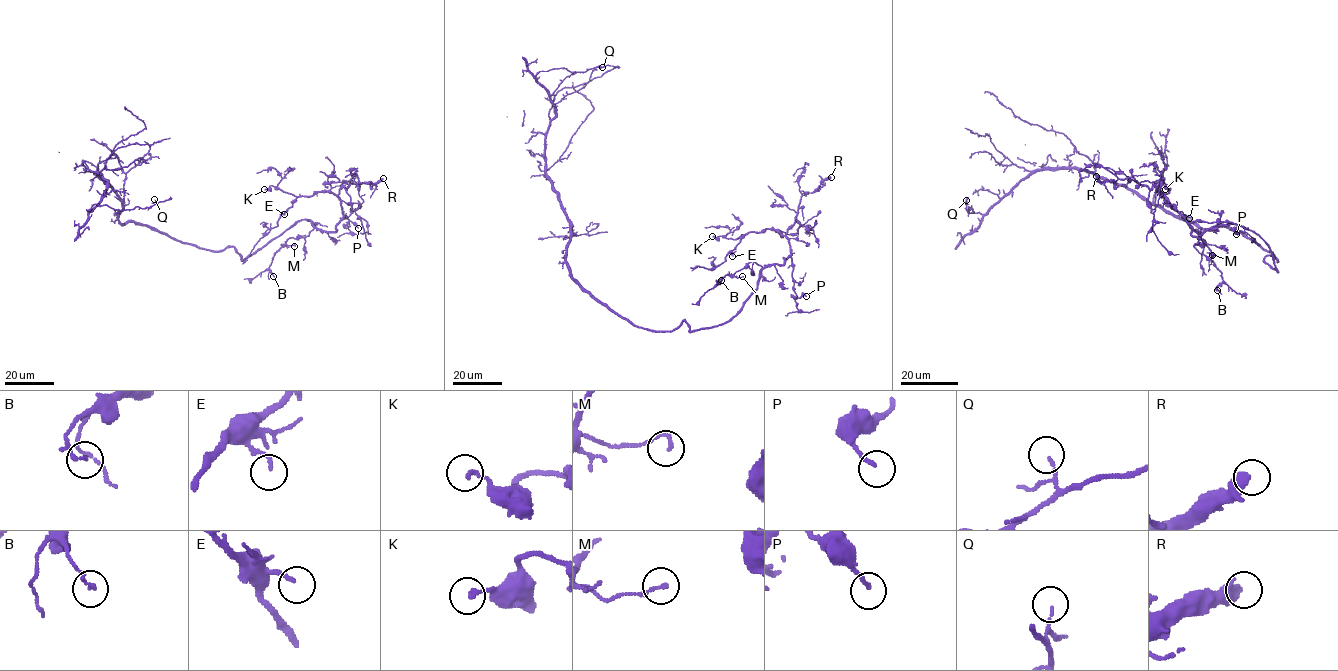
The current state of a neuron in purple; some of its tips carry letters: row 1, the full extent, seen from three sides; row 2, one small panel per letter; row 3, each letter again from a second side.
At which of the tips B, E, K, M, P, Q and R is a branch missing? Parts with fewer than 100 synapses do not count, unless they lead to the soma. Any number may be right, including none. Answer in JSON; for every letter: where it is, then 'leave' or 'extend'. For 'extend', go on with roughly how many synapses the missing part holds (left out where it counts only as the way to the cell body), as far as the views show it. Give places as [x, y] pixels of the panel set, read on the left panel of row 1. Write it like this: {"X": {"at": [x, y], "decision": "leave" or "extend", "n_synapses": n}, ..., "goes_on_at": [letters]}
{"B": {"at": [273, 276], "decision": "leave"}, "E": {"at": [284, 214], "decision": "leave"}, "K": {"at": [264, 189], "decision": "leave"}, "M": {"at": [294, 246], "decision": "leave"}, "P": {"at": [358, 228], "decision": "leave"}, "Q": {"at": [154, 199], "decision": "leave"}, "R": {"at": [383, 178], "decision": "leave"}, "goes_on_at": []}

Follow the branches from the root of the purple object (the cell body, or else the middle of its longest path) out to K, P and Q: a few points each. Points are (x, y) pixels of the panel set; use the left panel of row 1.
K: (180, 242), (233, 246), (245, 260), (297, 221), (335, 232), (342, 216), (330, 192), (264, 189)
P: (180, 242), (214, 251), (233, 246), (245, 260), (302, 219), (335, 232), (344, 216), (358, 228)
Q: (180, 242), (135, 222), (122, 224), (122, 202), (97, 172), (107, 189), (87, 210), (145, 208), (154, 199)

